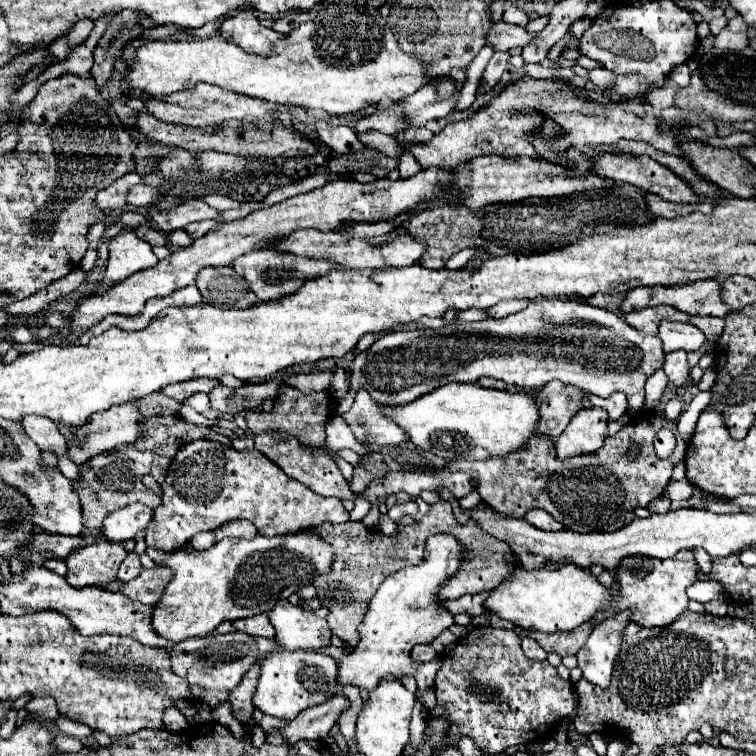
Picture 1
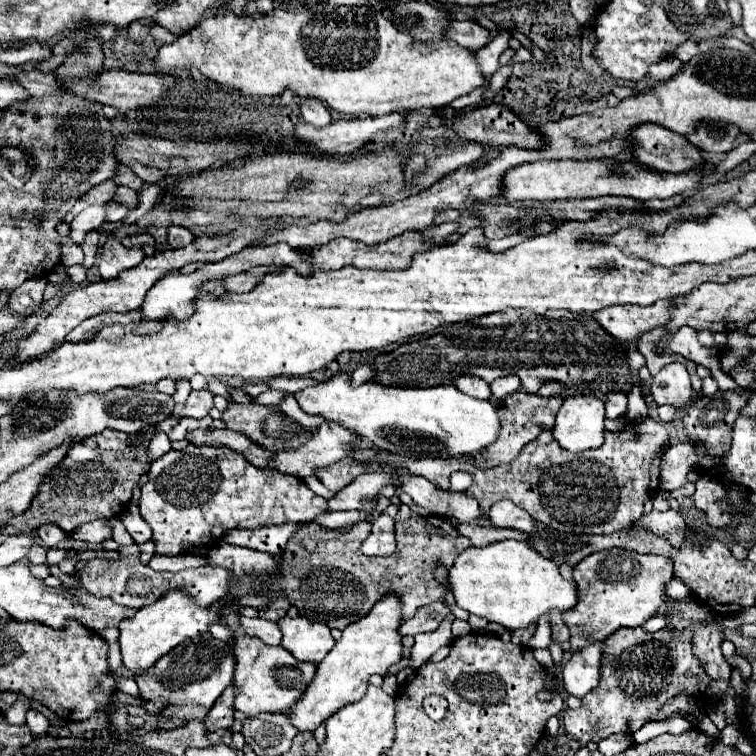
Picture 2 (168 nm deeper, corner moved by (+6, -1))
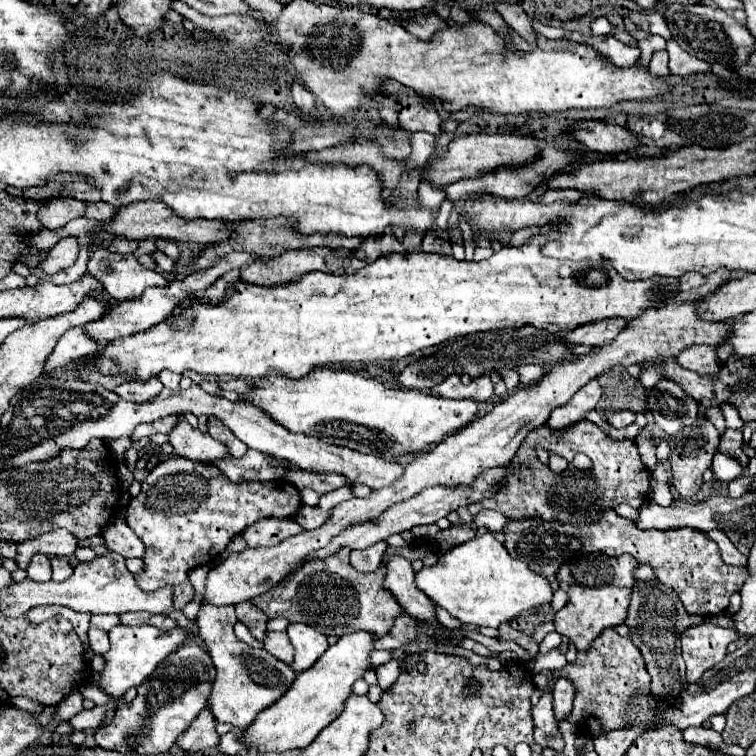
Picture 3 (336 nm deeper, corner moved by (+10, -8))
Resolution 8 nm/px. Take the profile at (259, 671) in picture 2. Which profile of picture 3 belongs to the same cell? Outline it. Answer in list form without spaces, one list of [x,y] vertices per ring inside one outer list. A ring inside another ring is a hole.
[[[202,602],[202,608],[198,612],[198,628],[200,628],[200,638],[206,644],[206,650],[212,656],[214,668],[216,668],[216,678],[212,684],[212,692],[208,696],[208,706],[210,712],[218,722],[228,722],[236,728],[248,728],[256,714],[266,708],[268,704],[274,704],[286,688],[294,682],[296,674],[288,664],[278,662],[270,652],[264,648],[250,648],[250,644],[242,642],[234,634],[234,624],[236,624],[236,612],[234,606],[212,606],[210,602]]]

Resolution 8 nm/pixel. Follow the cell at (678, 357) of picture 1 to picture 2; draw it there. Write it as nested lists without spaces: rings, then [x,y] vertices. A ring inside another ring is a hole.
[[[668,363],[660,369],[660,373],[650,383],[650,393],[658,405],[674,405],[686,407],[692,401],[690,373],[684,363]]]

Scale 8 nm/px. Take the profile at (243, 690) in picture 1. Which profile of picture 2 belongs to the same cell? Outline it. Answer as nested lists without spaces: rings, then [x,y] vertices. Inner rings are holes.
[[[230,685],[214,703],[212,711],[206,717],[206,727],[210,731],[216,729],[228,729],[234,723],[234,697],[236,697],[236,687]]]

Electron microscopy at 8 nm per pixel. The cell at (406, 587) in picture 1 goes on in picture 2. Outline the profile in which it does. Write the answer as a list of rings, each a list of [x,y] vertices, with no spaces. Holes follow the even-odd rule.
[[[386,593],[382,599],[378,599],[374,603],[372,611],[366,617],[362,617],[356,623],[350,623],[342,631],[340,641],[336,641],[332,651],[322,659],[322,663],[318,663],[318,673],[314,677],[314,685],[310,685],[310,689],[306,689],[306,693],[302,695],[302,701],[298,701],[298,705],[294,705],[294,709],[290,709],[290,717],[294,721],[294,727],[298,731],[316,731],[318,725],[322,721],[326,721],[332,713],[336,713],[340,707],[360,701],[362,695],[366,693],[370,675],[378,673],[384,677],[388,673],[388,669],[402,659],[402,635],[398,631],[400,625],[402,625],[402,601],[396,593]]]

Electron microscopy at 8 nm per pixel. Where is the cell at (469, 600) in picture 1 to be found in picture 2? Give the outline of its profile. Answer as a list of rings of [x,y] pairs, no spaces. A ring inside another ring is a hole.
[[[444,601],[422,607],[416,611],[416,615],[412,619],[402,623],[400,633],[402,635],[418,635],[418,633],[426,633],[426,631],[436,631],[438,625],[446,619],[446,615],[450,615],[450,605]]]

